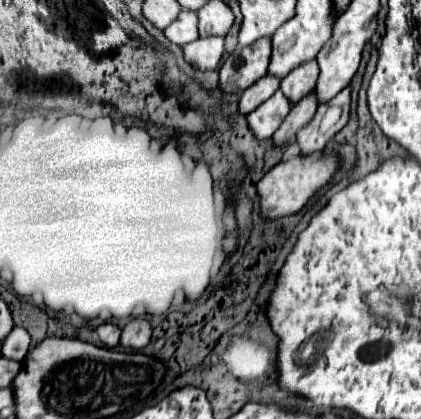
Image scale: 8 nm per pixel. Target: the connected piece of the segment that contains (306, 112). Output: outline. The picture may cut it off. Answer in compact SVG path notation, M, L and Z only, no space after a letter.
M309 93L305 99L301 99L285 117L285 121L281 123L281 127L273 133L271 141L275 145L285 145L291 137L295 137L295 133L305 127L305 123L309 123L313 119L317 111L317 101L313 99L313 93Z

